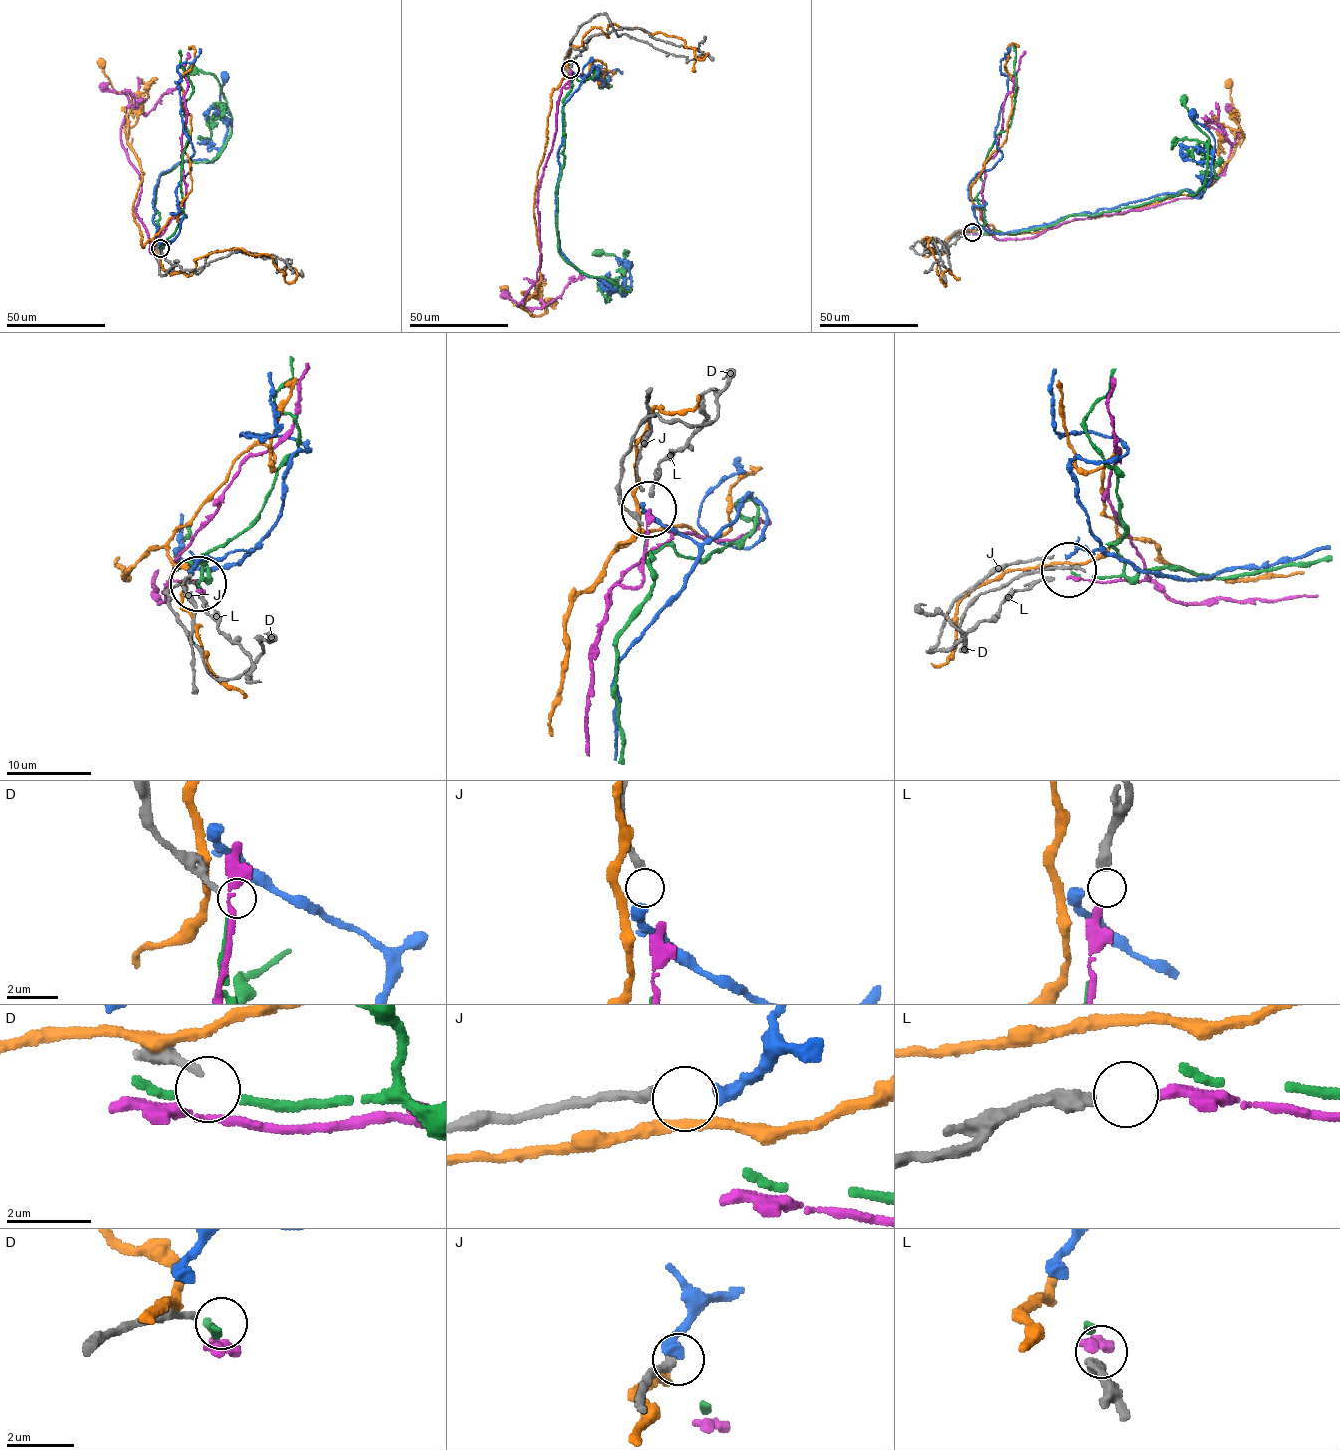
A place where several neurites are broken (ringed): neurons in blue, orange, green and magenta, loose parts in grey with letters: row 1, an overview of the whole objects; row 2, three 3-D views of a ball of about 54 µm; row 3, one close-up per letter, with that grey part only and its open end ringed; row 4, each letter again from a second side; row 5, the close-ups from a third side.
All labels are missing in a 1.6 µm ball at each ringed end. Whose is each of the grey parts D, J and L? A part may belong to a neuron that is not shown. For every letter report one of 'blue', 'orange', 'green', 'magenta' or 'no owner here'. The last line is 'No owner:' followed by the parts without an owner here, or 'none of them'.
D: no owner here
J: blue
L: magenta
No owner: D

